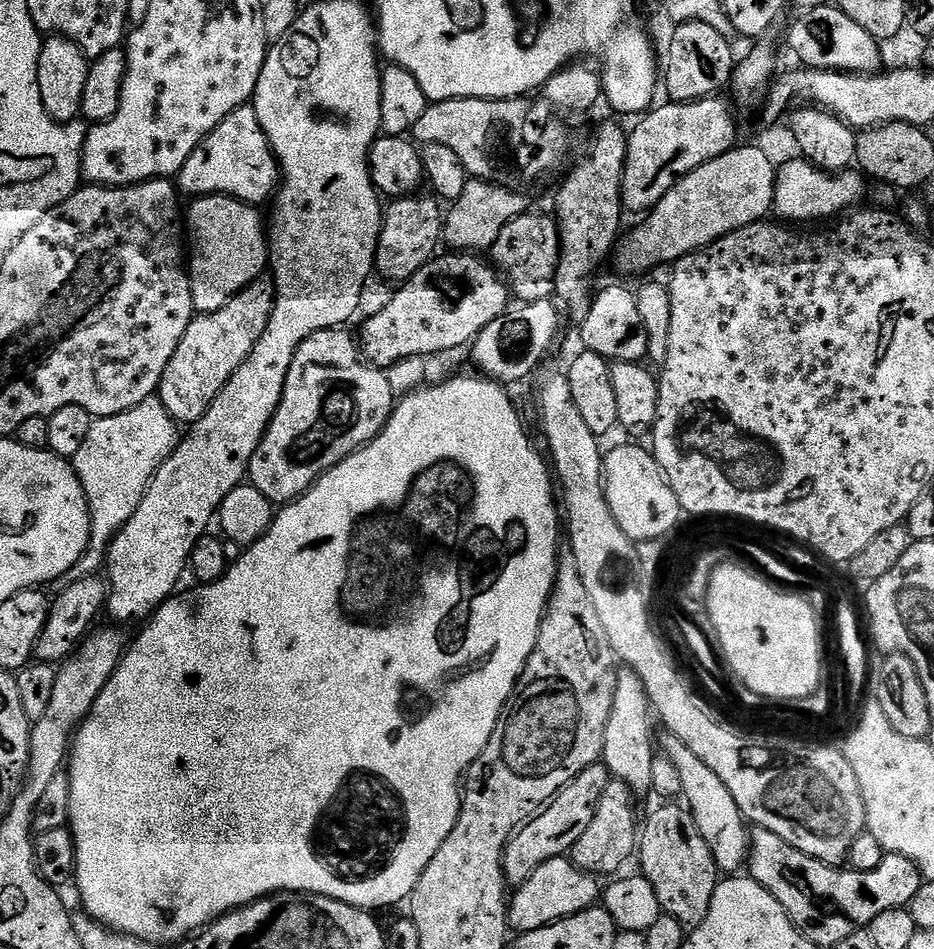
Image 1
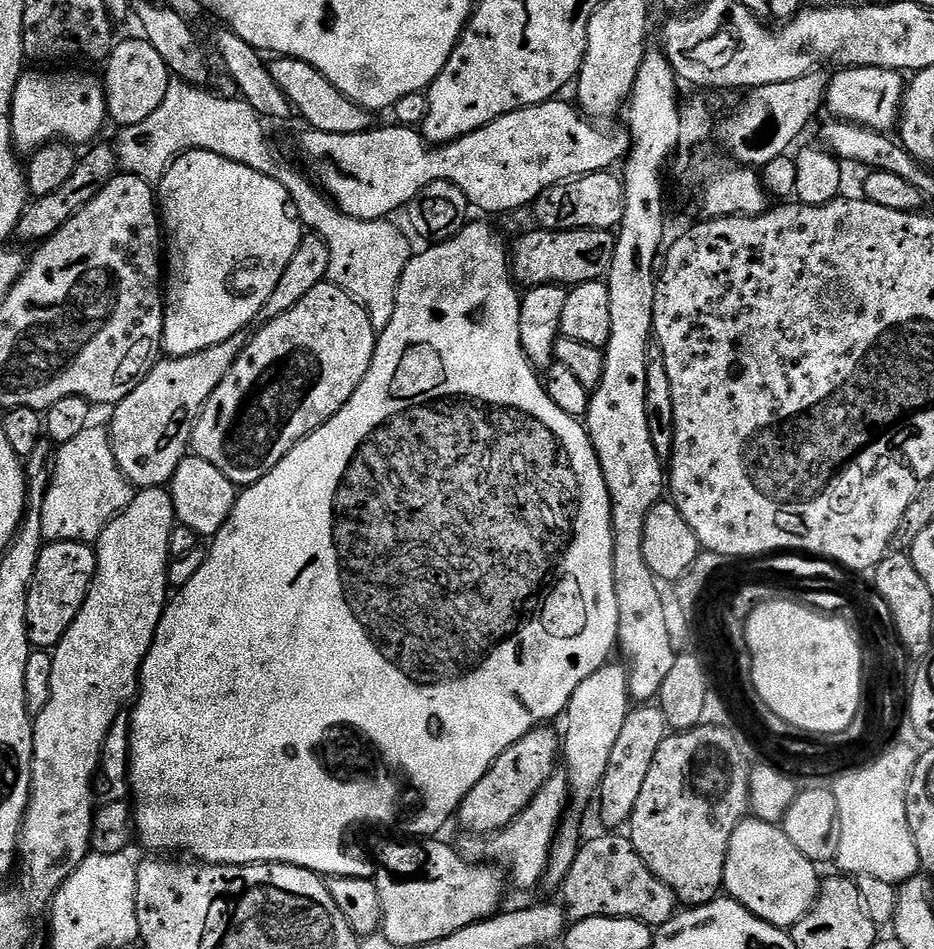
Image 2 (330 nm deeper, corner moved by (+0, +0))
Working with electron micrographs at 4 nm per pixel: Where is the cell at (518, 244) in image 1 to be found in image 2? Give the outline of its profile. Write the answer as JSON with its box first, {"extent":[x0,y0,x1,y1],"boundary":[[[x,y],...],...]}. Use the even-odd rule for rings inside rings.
{"extent":[534,171,626,232],"boundary":[[[615,171],[595,172],[555,184],[537,198],[534,205],[535,223],[549,232],[569,232],[579,228],[619,229],[626,210],[624,181]]]}

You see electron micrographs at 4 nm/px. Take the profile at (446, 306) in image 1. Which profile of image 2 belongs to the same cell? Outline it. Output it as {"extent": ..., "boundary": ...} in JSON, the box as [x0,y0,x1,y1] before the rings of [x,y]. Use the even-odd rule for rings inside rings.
{"extent":[510,228,616,289],"boundary":[[[579,228],[569,232],[529,230],[515,237],[510,248],[510,267],[515,283],[525,289],[543,284],[585,284],[607,277],[614,262],[615,245],[616,232],[607,228]]]}

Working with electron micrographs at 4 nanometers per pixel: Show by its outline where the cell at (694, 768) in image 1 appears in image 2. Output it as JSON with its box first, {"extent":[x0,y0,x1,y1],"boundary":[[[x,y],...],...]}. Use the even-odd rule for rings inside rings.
{"extent":[723,818,822,930],"boundary":[[[745,818],[734,830],[734,834],[730,834],[730,850],[726,850],[723,891],[768,924],[775,928],[791,930],[816,905],[816,896],[822,883],[822,876],[816,872],[819,872],[817,865],[813,864],[810,858],[806,858],[806,854],[802,854],[802,850],[798,850],[794,842],[790,842],[780,824]]]}

